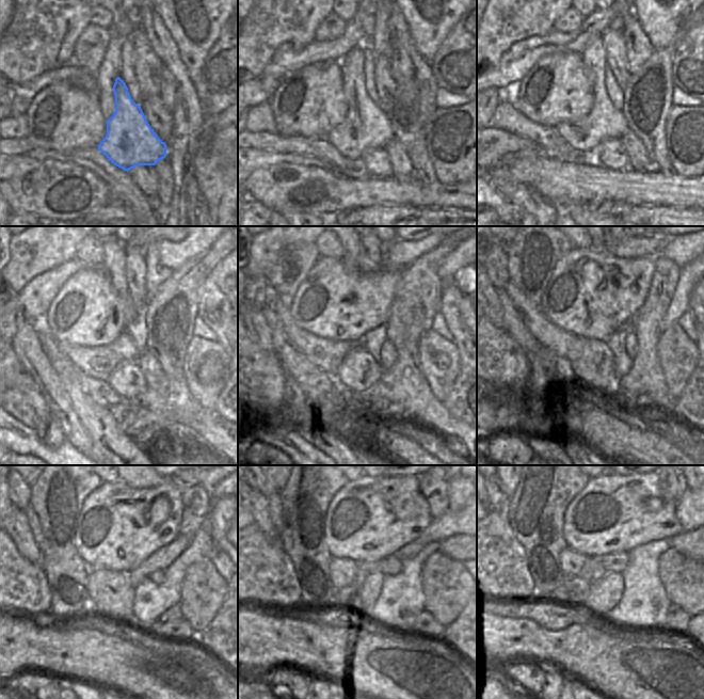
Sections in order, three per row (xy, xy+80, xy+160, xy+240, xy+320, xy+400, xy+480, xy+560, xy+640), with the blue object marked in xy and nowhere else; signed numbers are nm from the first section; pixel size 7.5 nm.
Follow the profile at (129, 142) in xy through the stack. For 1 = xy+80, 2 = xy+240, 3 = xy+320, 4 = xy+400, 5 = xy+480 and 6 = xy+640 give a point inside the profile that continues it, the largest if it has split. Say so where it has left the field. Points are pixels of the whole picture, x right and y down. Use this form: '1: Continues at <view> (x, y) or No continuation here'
1: Continues at xy+80 (366, 126)
2: Continues at xy+240 (98, 363)
3: Continues at xy+320 (326, 354)
4: Continues at xy+400 (561, 343)
5: Continues at xy+480 (33, 522)
6: Continues at xy+640 (498, 498)

